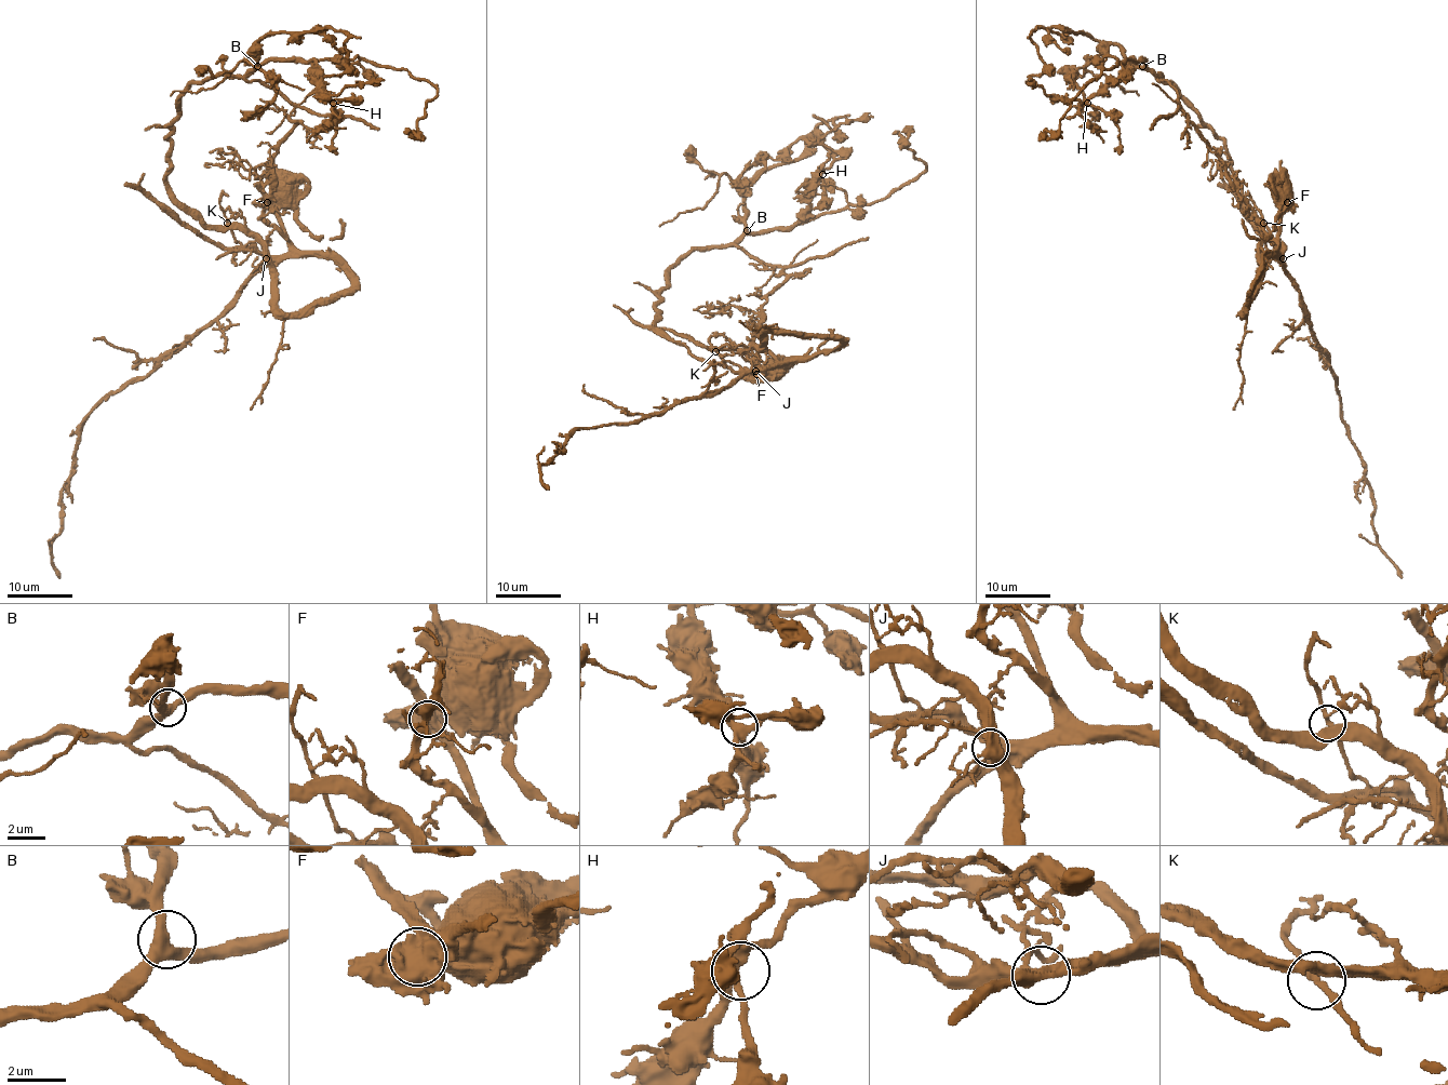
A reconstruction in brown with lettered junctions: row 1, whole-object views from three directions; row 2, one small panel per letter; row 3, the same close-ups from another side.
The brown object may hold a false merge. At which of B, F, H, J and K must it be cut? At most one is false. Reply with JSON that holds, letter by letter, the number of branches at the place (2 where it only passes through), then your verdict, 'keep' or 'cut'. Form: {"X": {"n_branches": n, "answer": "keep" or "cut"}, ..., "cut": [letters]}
{"B": {"n_branches": 3, "answer": "keep"}, "F": {"n_branches": 5, "answer": "cut"}, "H": {"n_branches": 4, "answer": "keep"}, "J": {"n_branches": 4, "answer": "keep"}, "K": {"n_branches": 5, "answer": "keep"}, "cut": ["F"]}

